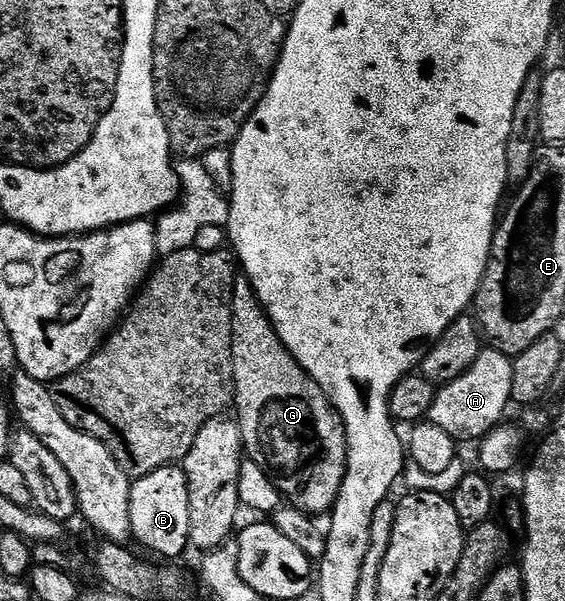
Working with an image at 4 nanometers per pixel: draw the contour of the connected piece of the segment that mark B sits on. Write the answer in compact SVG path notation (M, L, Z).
M182 465L157 468L157 472L149 472L149 476L132 481L129 520L132 539L153 553L163 558L175 558L189 550L189 484Z

